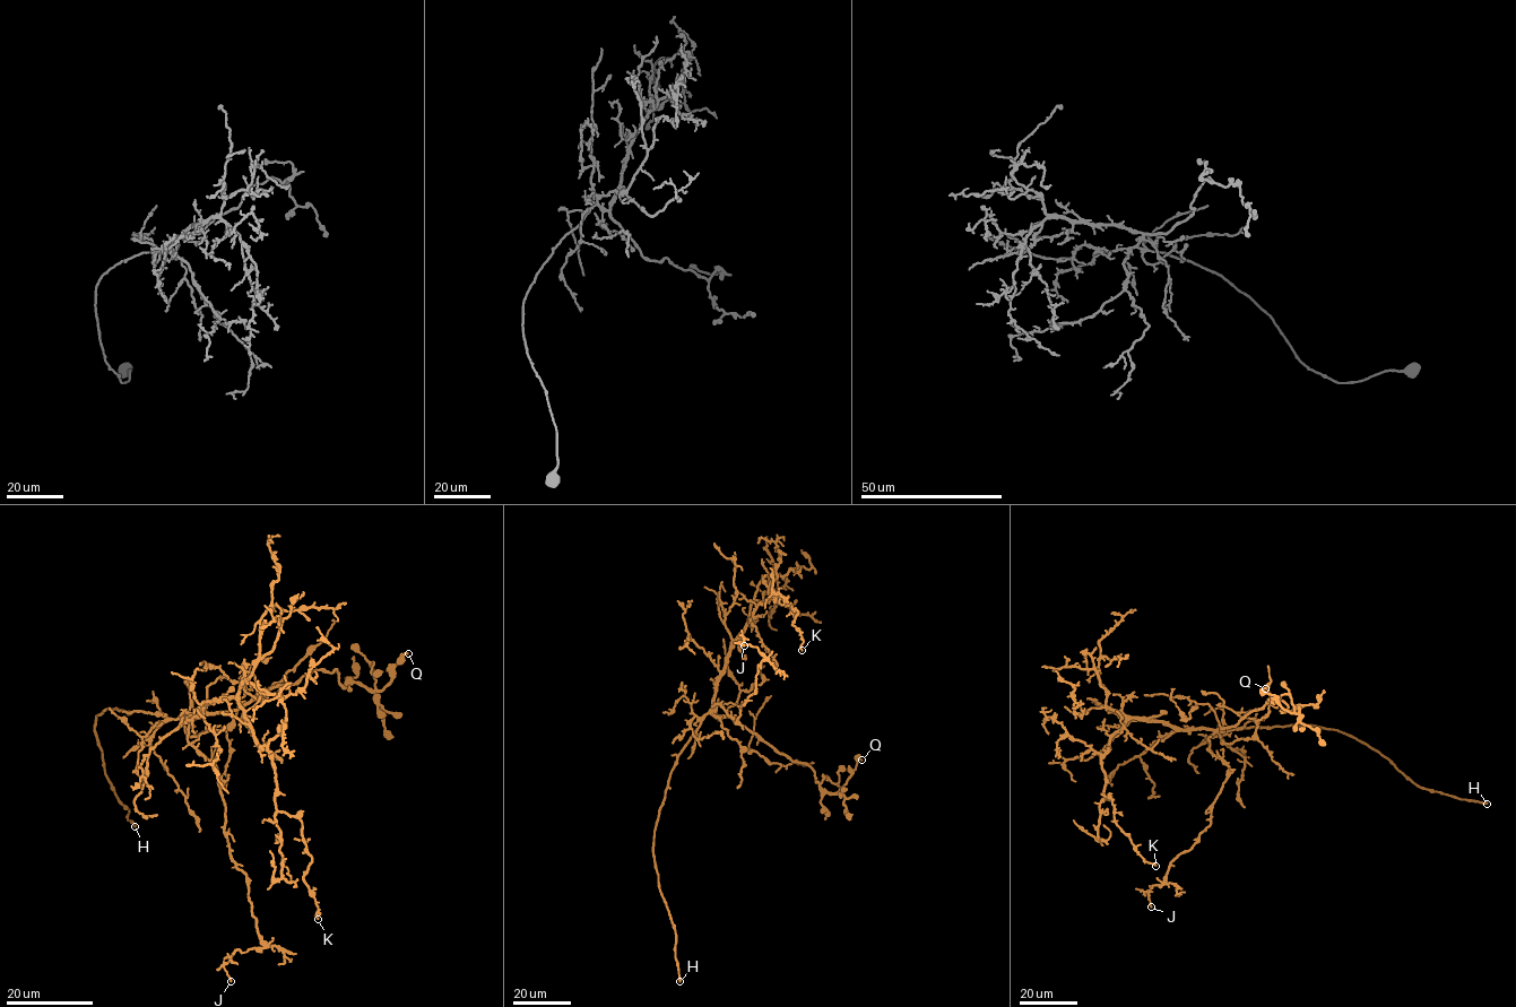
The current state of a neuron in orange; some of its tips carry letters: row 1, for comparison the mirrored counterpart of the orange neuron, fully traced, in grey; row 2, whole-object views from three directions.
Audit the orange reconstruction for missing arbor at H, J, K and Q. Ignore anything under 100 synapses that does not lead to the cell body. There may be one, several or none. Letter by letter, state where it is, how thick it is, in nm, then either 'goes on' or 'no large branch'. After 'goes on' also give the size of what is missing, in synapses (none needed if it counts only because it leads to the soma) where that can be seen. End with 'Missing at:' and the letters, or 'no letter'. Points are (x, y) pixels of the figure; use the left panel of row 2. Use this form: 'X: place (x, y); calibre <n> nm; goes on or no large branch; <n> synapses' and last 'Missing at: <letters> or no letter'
H: place (135, 826); calibre 340 nm; goes on
J: place (231, 981); calibre 100 nm; no large branch
K: place (318, 919); calibre 100 nm; no large branch
Q: place (408, 653); calibre 140 nm; no large branch
Missing at: H

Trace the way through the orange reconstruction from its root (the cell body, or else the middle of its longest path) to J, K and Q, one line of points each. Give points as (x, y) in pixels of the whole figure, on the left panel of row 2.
J: (174, 719), (189, 719), (188, 740), (217, 772), (262, 946), (235, 952), (231, 981)
K: (174, 719), (214, 701), (237, 701), (273, 760), (276, 808), (302, 823), (312, 857), (303, 879), (318, 919)
Q: (174, 719), (236, 710), (313, 670), (336, 669), (344, 687), (357, 683), (380, 691), (408, 653)

